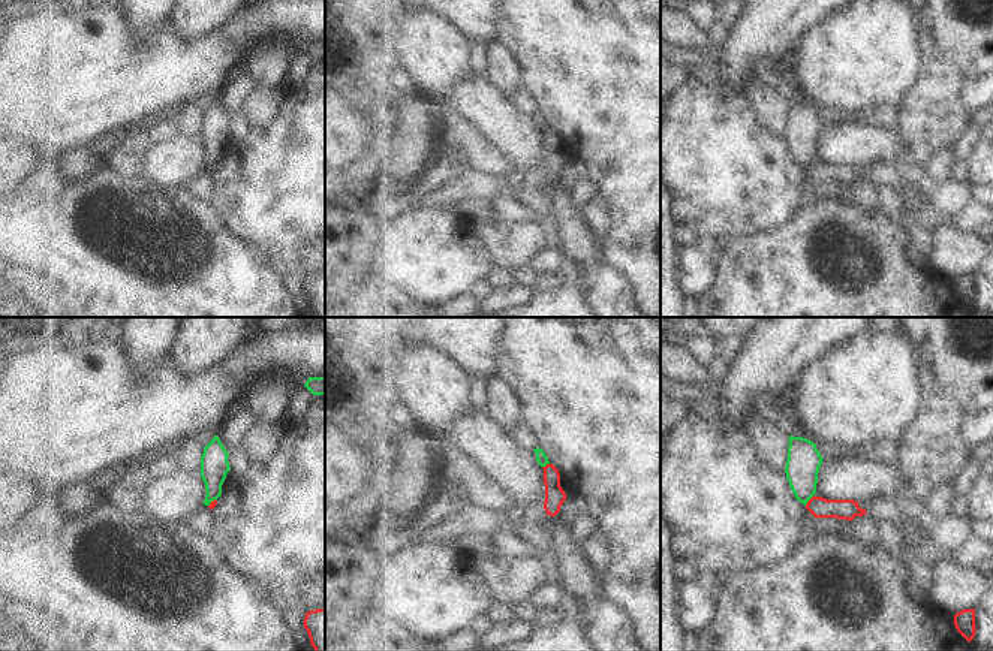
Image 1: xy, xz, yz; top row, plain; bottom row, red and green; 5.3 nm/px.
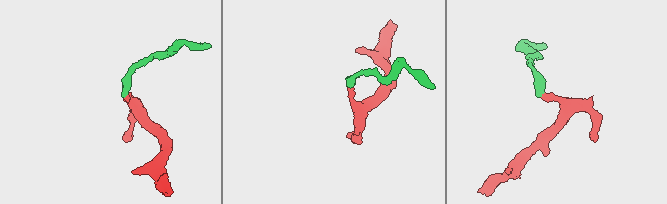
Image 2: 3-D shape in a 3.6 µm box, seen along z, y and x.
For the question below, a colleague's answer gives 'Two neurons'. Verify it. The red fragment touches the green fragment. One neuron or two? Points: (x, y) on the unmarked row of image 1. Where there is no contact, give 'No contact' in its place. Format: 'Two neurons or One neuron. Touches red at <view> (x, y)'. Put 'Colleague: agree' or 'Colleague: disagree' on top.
Colleague: agree
Two neurons. Touches red at yz (809, 165)

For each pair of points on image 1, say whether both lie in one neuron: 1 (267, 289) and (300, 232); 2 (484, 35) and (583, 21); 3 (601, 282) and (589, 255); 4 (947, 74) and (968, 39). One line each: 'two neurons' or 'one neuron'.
1: two neurons
2: two neurons
3: two neurons
4: two neurons

